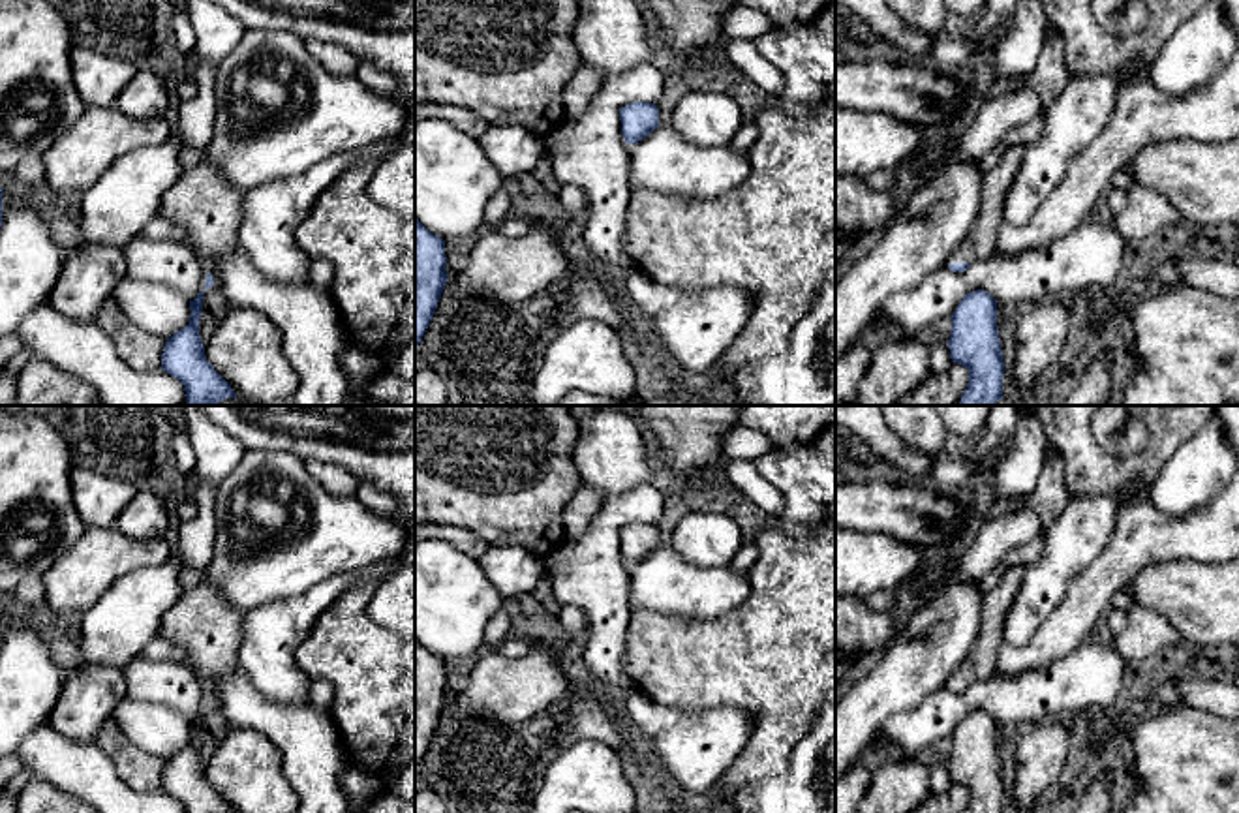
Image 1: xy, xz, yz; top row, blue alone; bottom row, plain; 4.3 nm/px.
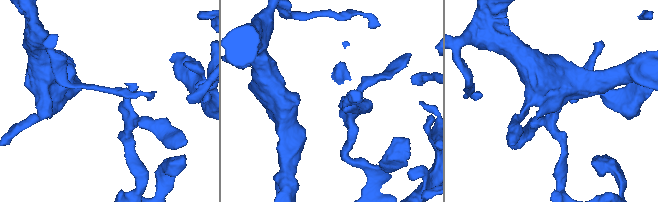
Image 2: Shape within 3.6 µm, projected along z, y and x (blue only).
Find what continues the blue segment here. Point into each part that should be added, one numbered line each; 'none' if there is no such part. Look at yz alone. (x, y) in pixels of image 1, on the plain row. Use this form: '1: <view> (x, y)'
1: yz (980, 663)

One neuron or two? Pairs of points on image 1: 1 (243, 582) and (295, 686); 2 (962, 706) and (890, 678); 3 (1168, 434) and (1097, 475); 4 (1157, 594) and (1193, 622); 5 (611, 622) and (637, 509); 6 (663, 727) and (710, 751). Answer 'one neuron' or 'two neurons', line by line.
1: two neurons
2: two neurons
3: one neuron
4: one neuron
5: one neuron
6: one neuron

